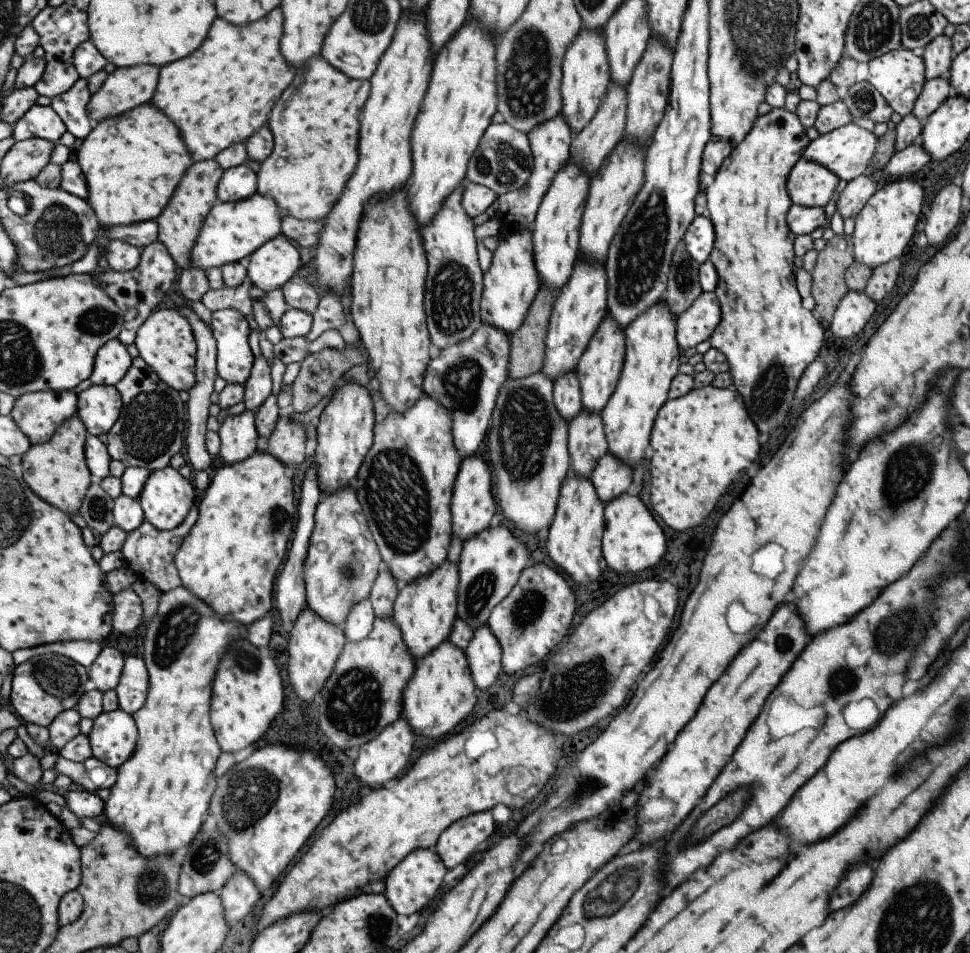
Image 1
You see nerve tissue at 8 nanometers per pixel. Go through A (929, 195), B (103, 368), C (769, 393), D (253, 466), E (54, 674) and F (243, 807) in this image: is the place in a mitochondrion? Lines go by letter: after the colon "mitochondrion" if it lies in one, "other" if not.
A: other
B: other
C: mitochondrion
D: other
E: mitochondrion
F: mitochondrion

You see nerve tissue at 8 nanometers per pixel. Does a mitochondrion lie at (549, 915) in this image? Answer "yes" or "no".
no

